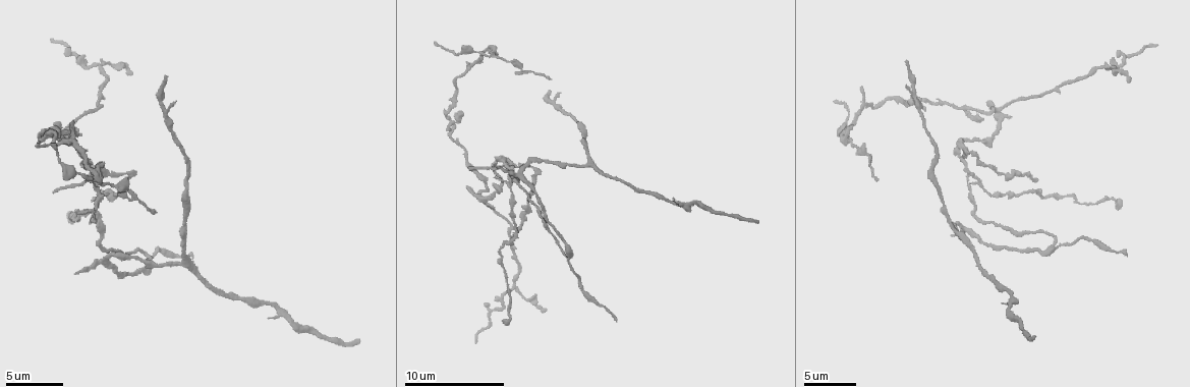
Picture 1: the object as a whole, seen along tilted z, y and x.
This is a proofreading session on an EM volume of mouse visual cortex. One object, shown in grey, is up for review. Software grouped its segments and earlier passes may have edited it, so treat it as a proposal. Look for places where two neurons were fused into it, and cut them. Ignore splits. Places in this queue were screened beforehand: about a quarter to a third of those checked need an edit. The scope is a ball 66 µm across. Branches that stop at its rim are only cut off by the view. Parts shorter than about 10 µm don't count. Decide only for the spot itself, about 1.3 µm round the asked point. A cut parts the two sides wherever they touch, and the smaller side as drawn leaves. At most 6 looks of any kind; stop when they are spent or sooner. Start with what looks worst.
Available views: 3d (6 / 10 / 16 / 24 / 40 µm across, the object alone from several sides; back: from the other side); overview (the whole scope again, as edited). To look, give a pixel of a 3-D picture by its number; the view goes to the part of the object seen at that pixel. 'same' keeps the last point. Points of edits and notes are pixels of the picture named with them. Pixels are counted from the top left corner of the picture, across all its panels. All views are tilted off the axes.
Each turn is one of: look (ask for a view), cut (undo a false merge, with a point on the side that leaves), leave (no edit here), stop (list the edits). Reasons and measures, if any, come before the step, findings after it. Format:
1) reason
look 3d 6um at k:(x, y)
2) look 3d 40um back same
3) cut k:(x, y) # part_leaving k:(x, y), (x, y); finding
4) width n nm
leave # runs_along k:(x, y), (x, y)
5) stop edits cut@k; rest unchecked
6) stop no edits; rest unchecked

branch point
look 3d 6um at 1:(971, 175)

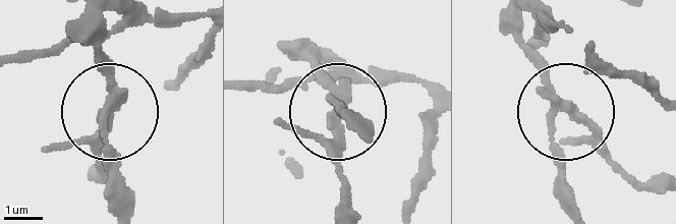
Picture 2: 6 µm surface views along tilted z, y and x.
look 3d 6um back at 2:(337, 121)

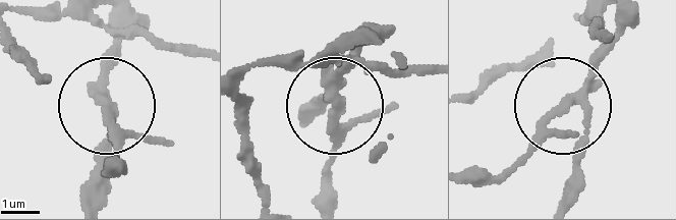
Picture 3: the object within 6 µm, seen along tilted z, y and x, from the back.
cut 3:(113, 124) # part_leaving 3:(96, 94), (118, 167); a second neuron is stuck on

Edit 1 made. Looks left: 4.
thin arm on a thick one
look 3d 10um at 1:(996, 110)

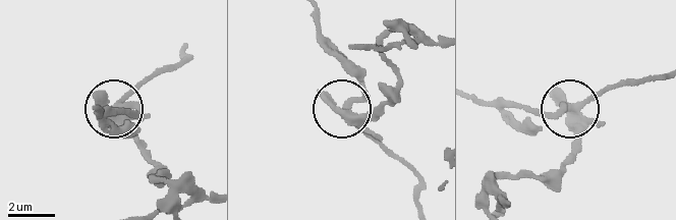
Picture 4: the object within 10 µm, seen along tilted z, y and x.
arms 4
cut 4:(132, 86) # a second neuron is stuck on

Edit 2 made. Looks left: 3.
look overview

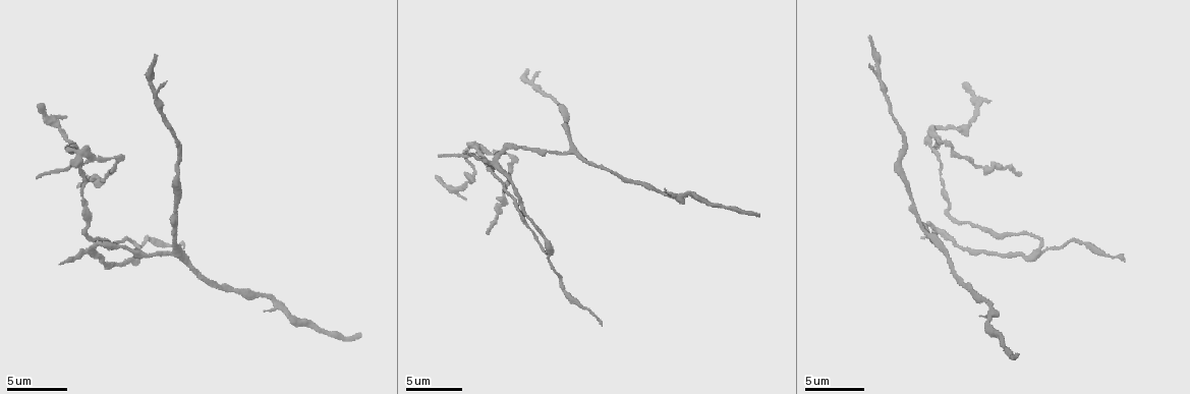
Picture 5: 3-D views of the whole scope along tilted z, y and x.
two arms in line, one across
look 3d 16um at 5:(574, 148)

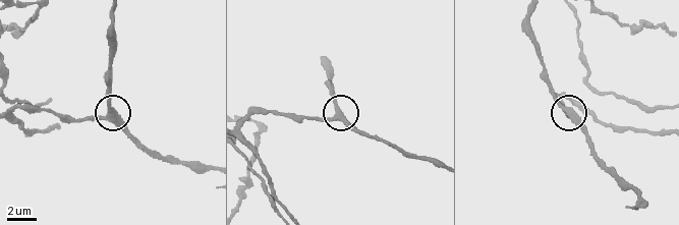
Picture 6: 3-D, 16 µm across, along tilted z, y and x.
leave # one neuron here

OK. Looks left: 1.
stop edits cut@3, cut@4; rest unchecked

